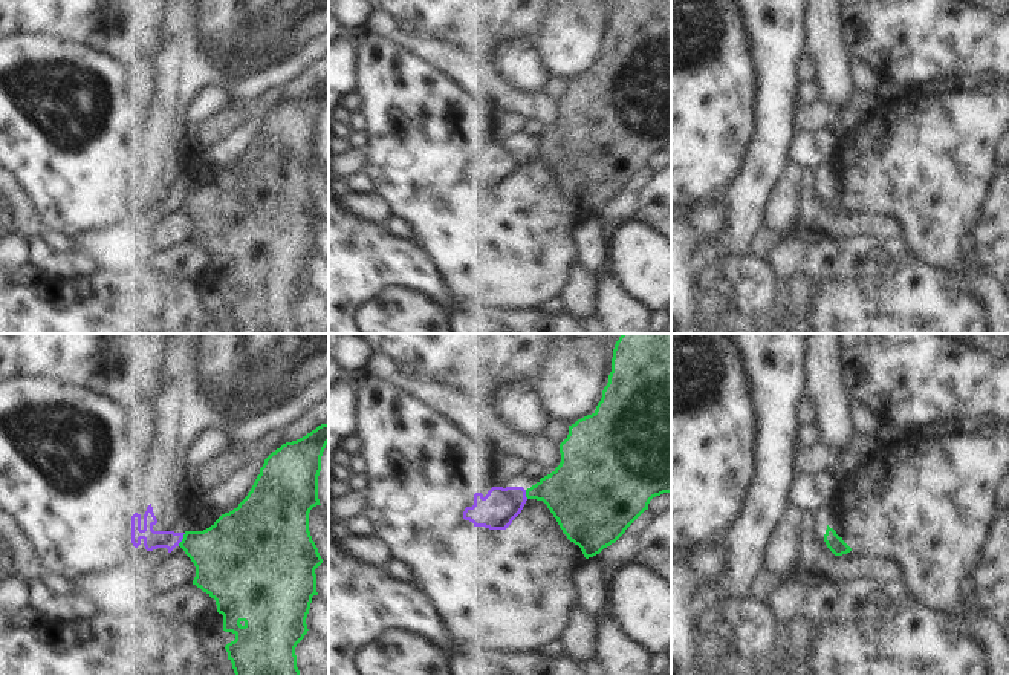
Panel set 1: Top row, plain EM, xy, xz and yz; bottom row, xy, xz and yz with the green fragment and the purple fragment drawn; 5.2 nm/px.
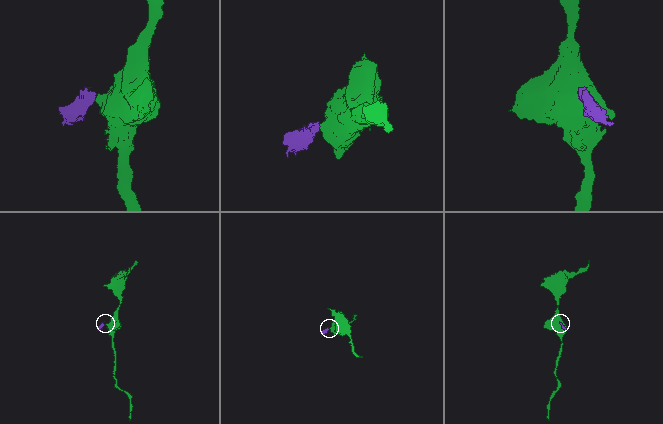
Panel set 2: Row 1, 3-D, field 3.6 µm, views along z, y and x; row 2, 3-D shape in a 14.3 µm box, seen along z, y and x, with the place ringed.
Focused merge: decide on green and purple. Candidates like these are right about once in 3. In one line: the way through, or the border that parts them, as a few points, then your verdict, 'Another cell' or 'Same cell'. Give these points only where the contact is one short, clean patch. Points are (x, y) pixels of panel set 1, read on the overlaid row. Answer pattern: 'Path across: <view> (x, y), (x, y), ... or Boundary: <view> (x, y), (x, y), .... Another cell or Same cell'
Boundary: xy (185, 533), (178, 545). Another cell

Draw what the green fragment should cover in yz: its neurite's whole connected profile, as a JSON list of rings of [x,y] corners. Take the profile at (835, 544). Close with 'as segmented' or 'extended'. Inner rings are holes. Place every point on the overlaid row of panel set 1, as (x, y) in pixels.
[[[829,525],[824,534],[824,542],[835,556],[842,556],[852,551],[852,548],[842,540],[842,537],[839,537],[836,531]]]; as segmented

